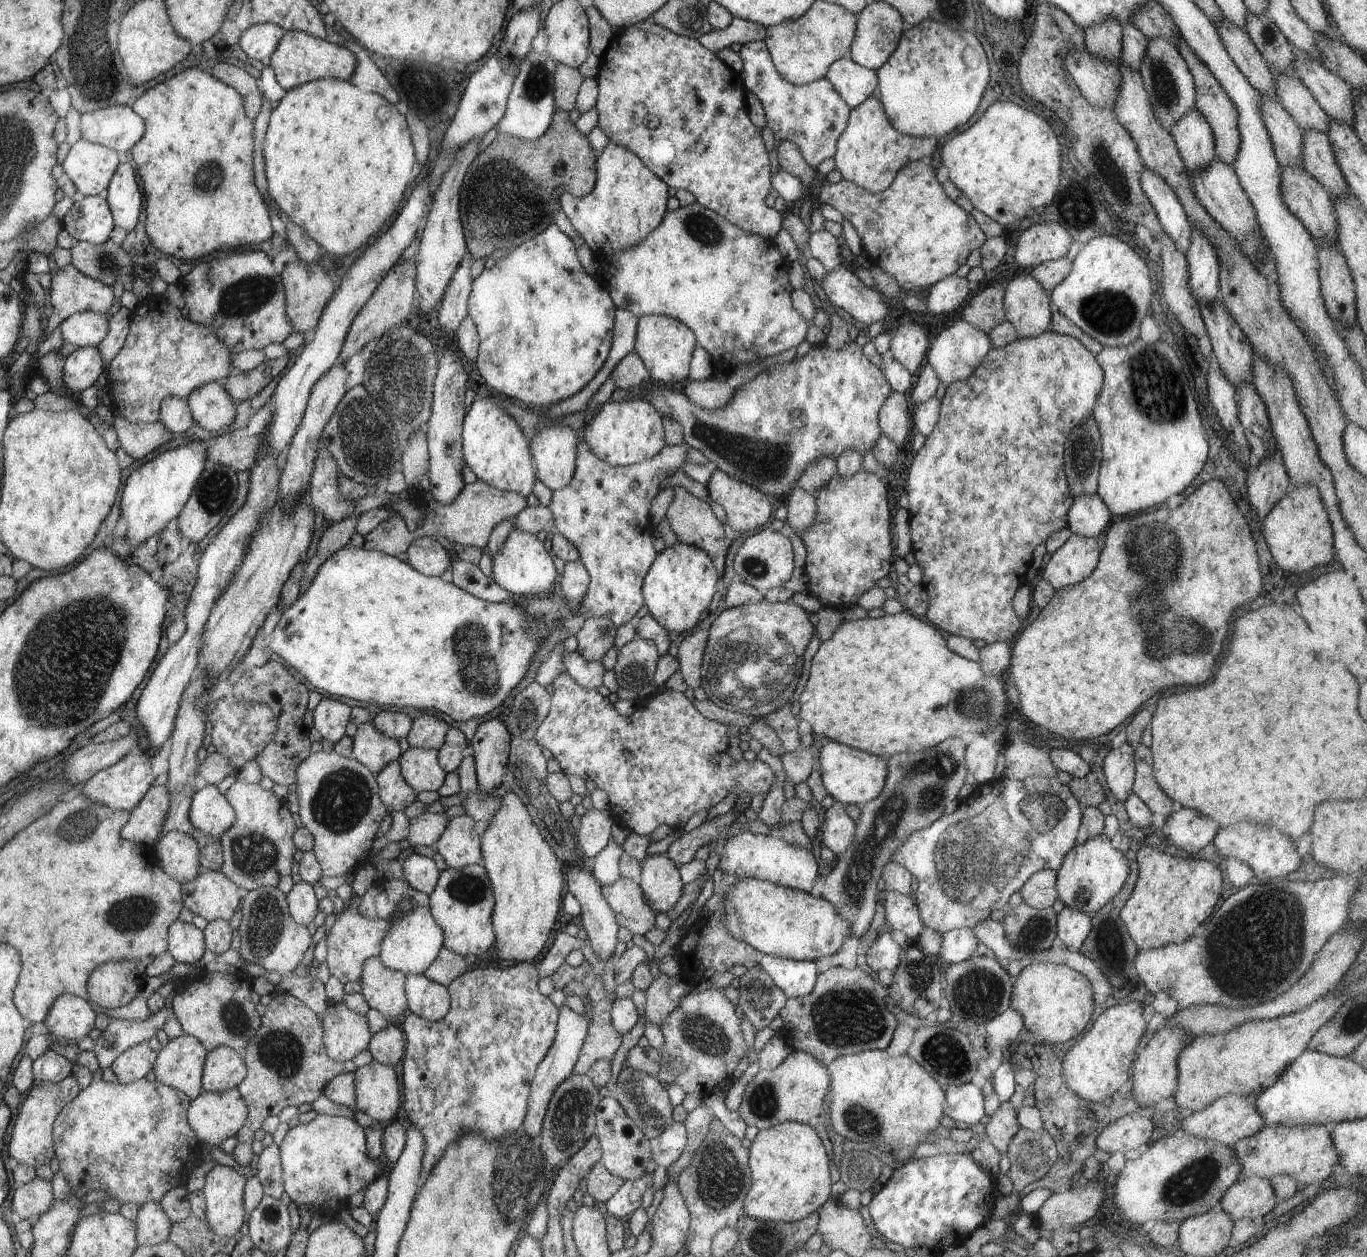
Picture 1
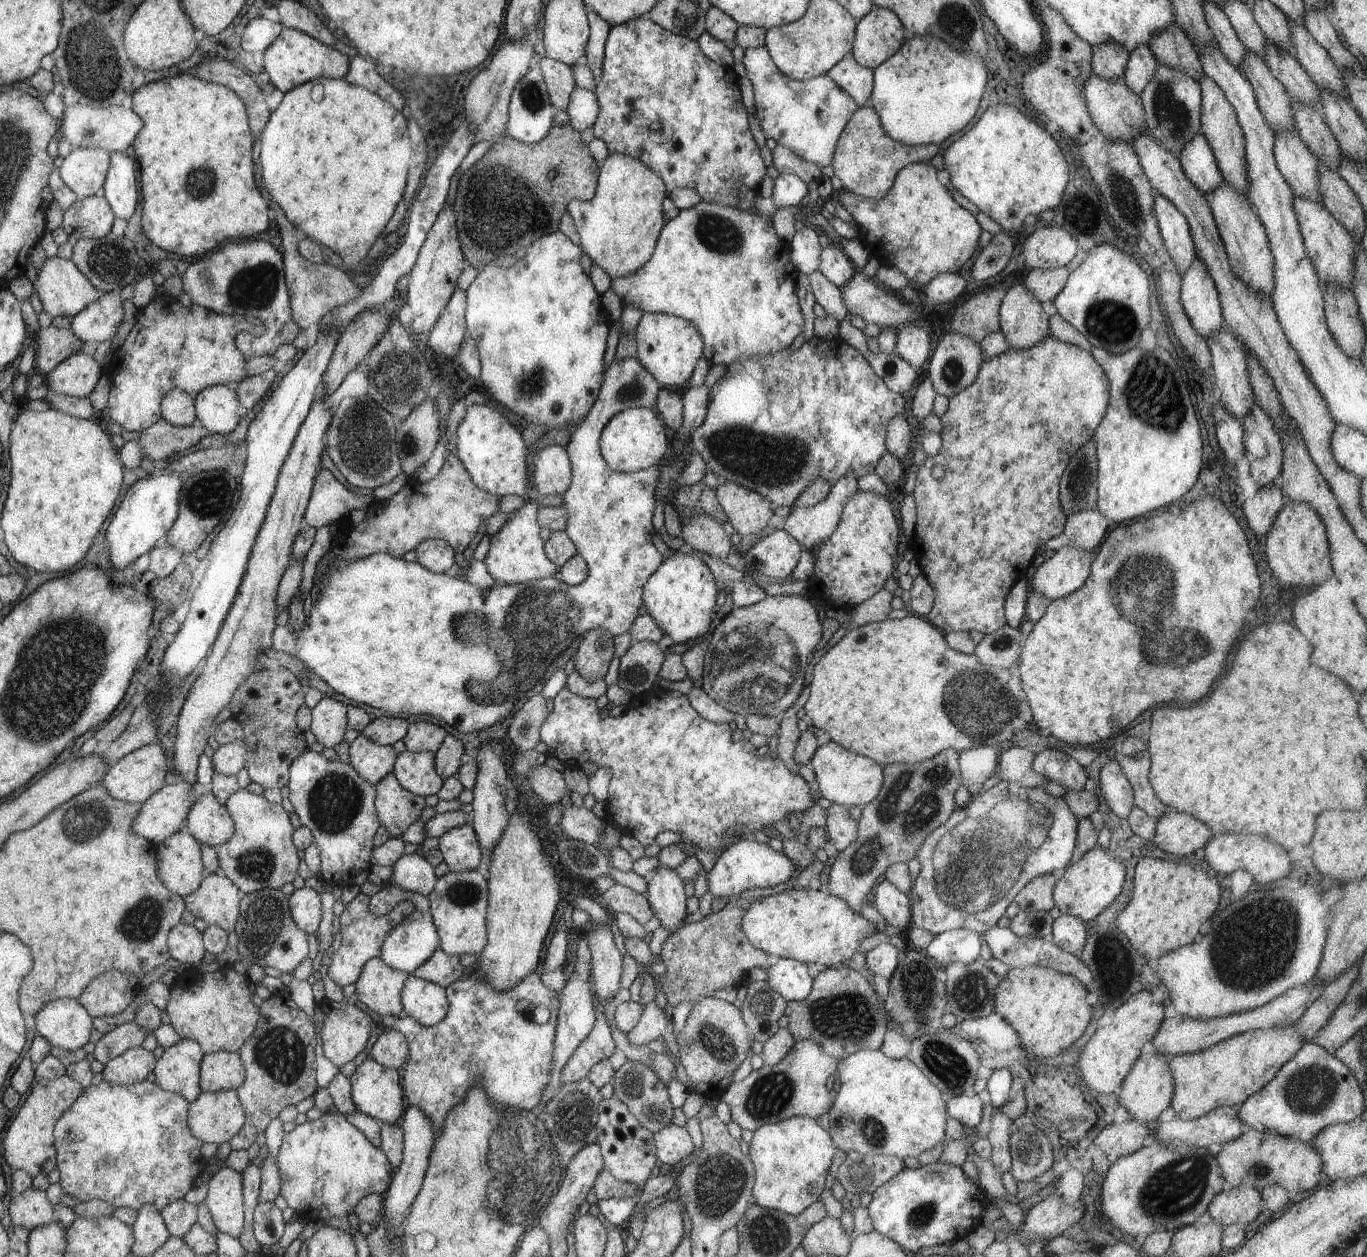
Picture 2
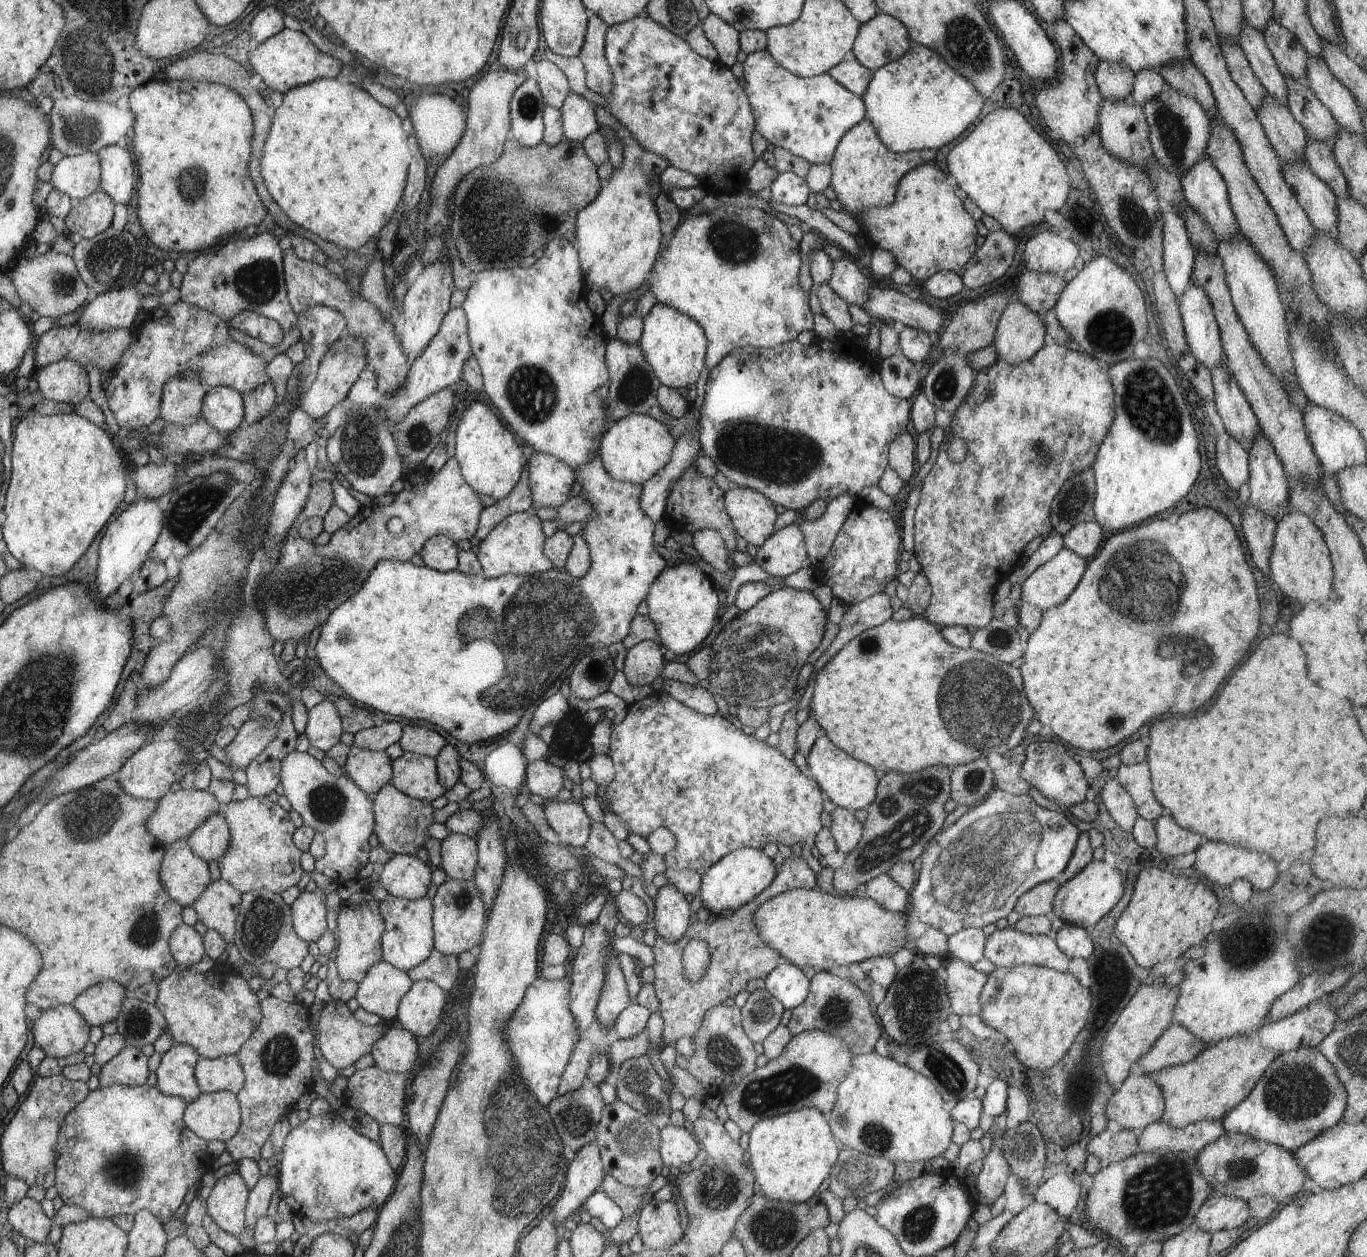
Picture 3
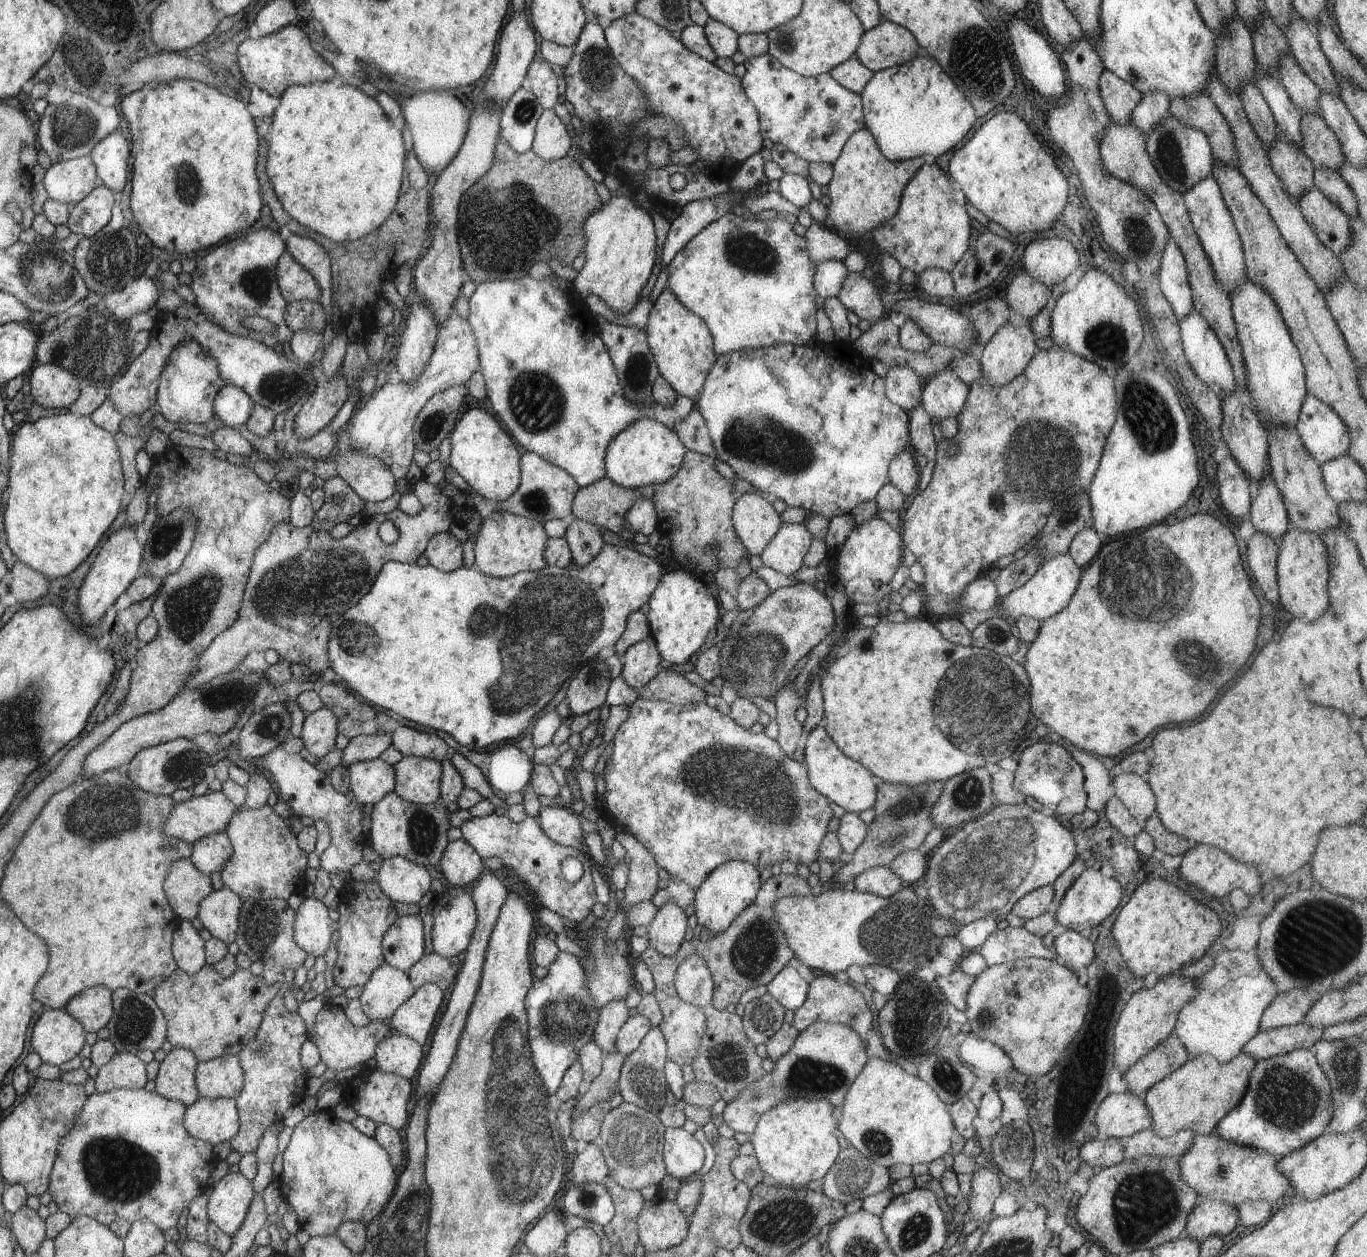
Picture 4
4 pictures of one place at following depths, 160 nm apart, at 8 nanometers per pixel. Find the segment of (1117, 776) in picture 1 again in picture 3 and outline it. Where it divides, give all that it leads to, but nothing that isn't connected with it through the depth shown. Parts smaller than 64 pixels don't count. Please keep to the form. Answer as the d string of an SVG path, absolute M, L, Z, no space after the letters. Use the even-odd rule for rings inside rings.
M1113 778L1105 784L1100 796L1114 822L1126 832L1131 832L1139 814L1128 791Z

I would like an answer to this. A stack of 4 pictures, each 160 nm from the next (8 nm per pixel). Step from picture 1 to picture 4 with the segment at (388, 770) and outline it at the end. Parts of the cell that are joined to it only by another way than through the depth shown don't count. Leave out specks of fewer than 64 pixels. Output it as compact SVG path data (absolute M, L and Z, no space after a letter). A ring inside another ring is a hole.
M396 792L390 793L372 810L372 826L368 833L371 847L384 859L399 855L422 867L436 867L449 847L450 815L451 812L442 802L418 805L398 797Z

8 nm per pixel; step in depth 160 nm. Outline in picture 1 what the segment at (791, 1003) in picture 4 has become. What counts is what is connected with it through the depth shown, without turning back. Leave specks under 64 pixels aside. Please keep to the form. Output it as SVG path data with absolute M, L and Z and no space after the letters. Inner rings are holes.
M762 955L758 966L766 971L773 983L788 999L810 994L819 975L815 961L797 961Z

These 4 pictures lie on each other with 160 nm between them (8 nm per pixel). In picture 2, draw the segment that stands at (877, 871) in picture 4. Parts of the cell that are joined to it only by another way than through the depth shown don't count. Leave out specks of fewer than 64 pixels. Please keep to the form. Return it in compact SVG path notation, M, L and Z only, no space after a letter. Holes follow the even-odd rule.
M883 878L874 888L873 905L885 918L887 928L904 931L911 926L911 898Z

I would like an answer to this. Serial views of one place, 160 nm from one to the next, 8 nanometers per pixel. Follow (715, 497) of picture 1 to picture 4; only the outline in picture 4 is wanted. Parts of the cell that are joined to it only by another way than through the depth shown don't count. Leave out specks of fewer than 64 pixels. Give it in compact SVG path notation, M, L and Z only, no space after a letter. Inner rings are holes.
M747 493L738 498L733 528L749 556L760 555L781 527L781 516L764 497Z

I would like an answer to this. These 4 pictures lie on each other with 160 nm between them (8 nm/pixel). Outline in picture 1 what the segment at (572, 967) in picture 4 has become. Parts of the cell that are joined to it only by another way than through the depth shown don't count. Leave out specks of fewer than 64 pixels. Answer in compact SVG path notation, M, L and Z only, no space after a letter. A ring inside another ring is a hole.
M526 962L506 968L489 967L485 970L471 968L465 975L460 975L447 986L452 996L452 1010L449 1011L449 1014L444 1019L438 1022L427 1021L412 1012L408 1012L399 1020L402 1023L402 1028L408 1041L405 1058L402 1059L402 1064L399 1066L402 1071L402 1084L407 1088L404 1110L409 1115L411 1122L422 1131L426 1141L426 1150L422 1161L424 1174L428 1175L434 1166L442 1160L442 1156L448 1150L450 1143L453 1143L456 1139L461 1139L462 1135L469 1134L470 1131L478 1131L489 1139L505 1139L506 1135L512 1135L514 1131L518 1131L523 1127L525 1116L529 1112L529 1092L532 1090L533 1078L541 1060L545 1058L549 1048L553 1046L554 1032L557 1032L556 1018L558 1018L558 1008L546 996L540 994L540 990L538 990L539 972L536 972L536 969L536 964Z

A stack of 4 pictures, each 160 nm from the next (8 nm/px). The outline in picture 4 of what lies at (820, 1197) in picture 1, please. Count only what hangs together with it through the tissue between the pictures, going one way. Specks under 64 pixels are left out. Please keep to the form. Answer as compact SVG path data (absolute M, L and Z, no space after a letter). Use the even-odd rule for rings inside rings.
M788 1100L770 1108L758 1122L757 1128L750 1135L754 1156L759 1161L762 1171L771 1176L781 1187L807 1188L807 1184L820 1181L835 1164L842 1148L838 1137L837 1109L828 1100Z

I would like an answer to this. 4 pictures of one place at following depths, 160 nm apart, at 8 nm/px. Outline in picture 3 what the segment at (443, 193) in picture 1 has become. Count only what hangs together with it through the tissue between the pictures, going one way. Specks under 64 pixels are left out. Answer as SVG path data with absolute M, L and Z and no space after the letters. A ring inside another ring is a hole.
M447 259L423 268L416 281L406 292L404 302L402 302L403 313L399 335L406 356L416 358L429 346L429 342L437 335L441 323L444 322L445 316L451 309L451 300L455 291L456 287L452 279L452 263L450 260Z

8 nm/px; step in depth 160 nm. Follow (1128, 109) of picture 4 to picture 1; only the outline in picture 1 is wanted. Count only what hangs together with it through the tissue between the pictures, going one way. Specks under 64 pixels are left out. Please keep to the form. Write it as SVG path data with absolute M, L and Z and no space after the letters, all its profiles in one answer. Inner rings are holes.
M1112 17L1085 30L1082 42L1084 48L1093 56L1103 58L1118 65L1123 39L1122 25Z

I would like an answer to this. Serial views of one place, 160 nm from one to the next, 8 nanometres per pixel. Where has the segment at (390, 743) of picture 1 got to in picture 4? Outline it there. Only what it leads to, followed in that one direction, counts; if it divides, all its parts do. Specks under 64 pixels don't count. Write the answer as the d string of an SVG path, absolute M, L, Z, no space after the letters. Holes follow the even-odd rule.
M380 758L352 764L348 767L348 772L351 796L354 796L361 804L376 805L390 793L396 792L396 770Z

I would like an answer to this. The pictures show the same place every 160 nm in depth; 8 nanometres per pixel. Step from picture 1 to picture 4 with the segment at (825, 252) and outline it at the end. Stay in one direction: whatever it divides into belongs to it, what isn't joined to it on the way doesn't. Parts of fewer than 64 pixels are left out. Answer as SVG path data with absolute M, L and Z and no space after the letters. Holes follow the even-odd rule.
M849 272L839 292L837 300L861 320L874 324L887 315L877 289L862 274Z

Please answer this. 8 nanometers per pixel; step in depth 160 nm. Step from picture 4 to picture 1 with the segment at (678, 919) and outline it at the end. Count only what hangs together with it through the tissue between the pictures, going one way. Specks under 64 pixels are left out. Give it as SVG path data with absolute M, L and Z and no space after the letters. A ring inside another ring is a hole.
M666 854L654 855L641 862L640 888L648 906L657 914L667 914L682 896L682 880L676 863Z

